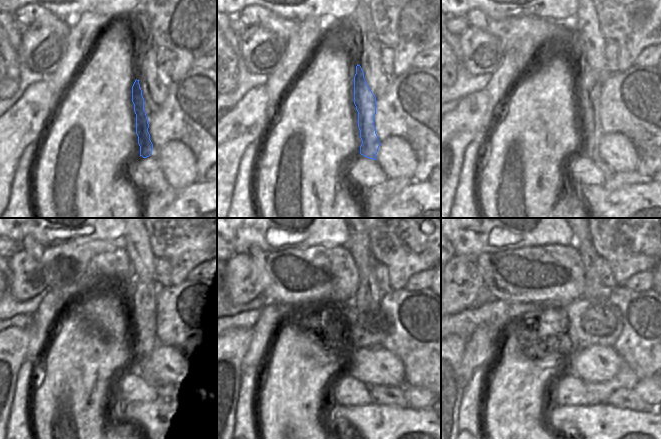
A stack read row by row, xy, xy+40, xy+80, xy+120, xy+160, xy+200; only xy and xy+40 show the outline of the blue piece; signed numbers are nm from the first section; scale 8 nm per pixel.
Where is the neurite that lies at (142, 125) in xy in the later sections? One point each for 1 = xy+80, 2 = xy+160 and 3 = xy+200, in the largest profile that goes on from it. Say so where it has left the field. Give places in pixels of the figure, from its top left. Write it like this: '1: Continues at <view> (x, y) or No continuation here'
1: Continues at xy+80 (588, 88)
2: Continues at xy+160 (368, 296)
3: Continues at xy+200 (593, 288).

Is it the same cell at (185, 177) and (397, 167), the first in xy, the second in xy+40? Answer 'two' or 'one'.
one

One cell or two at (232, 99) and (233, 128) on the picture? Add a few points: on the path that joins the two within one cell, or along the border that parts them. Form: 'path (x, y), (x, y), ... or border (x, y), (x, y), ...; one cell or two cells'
border (249, 90), (227, 111); two cells

